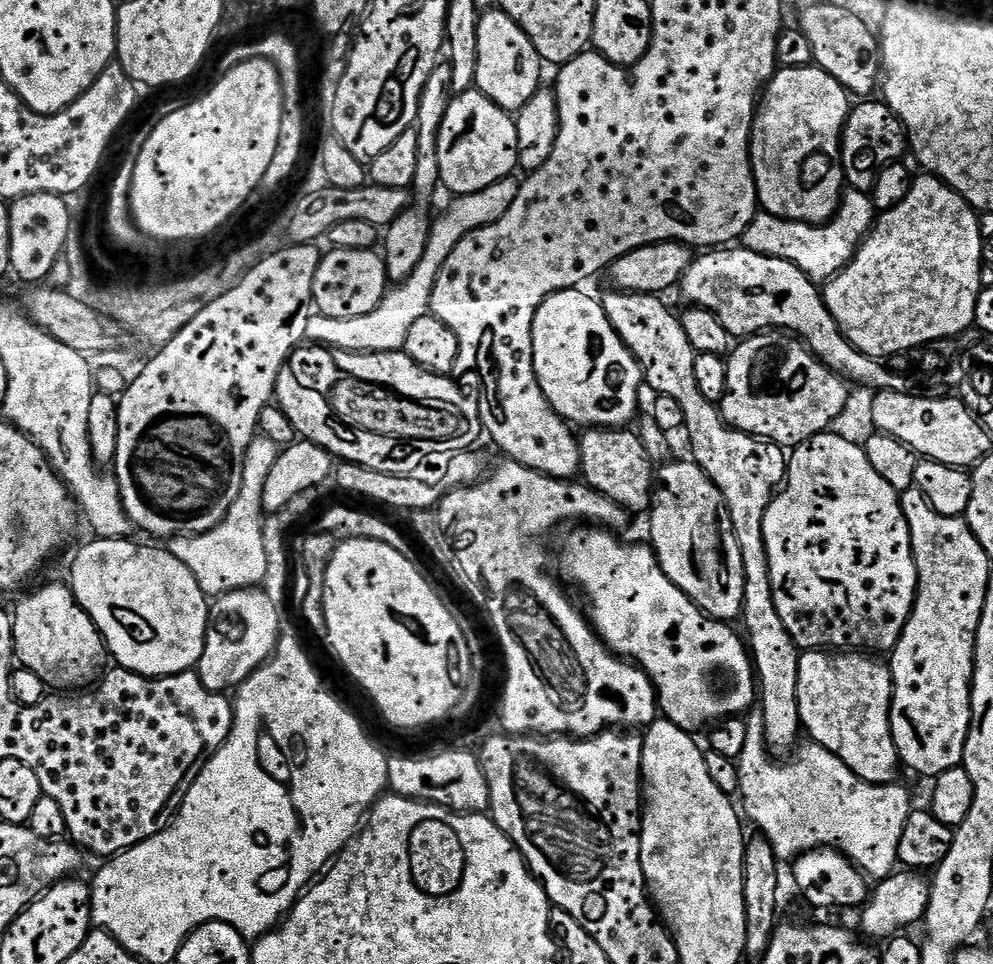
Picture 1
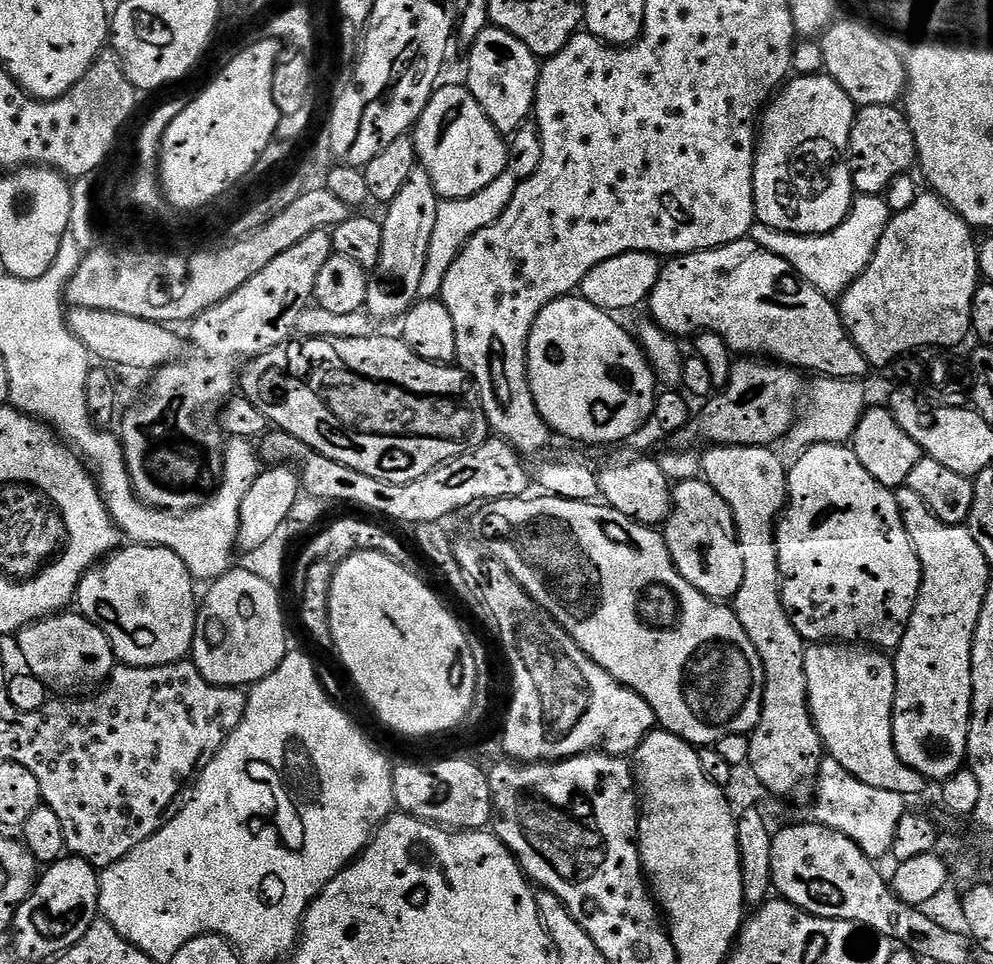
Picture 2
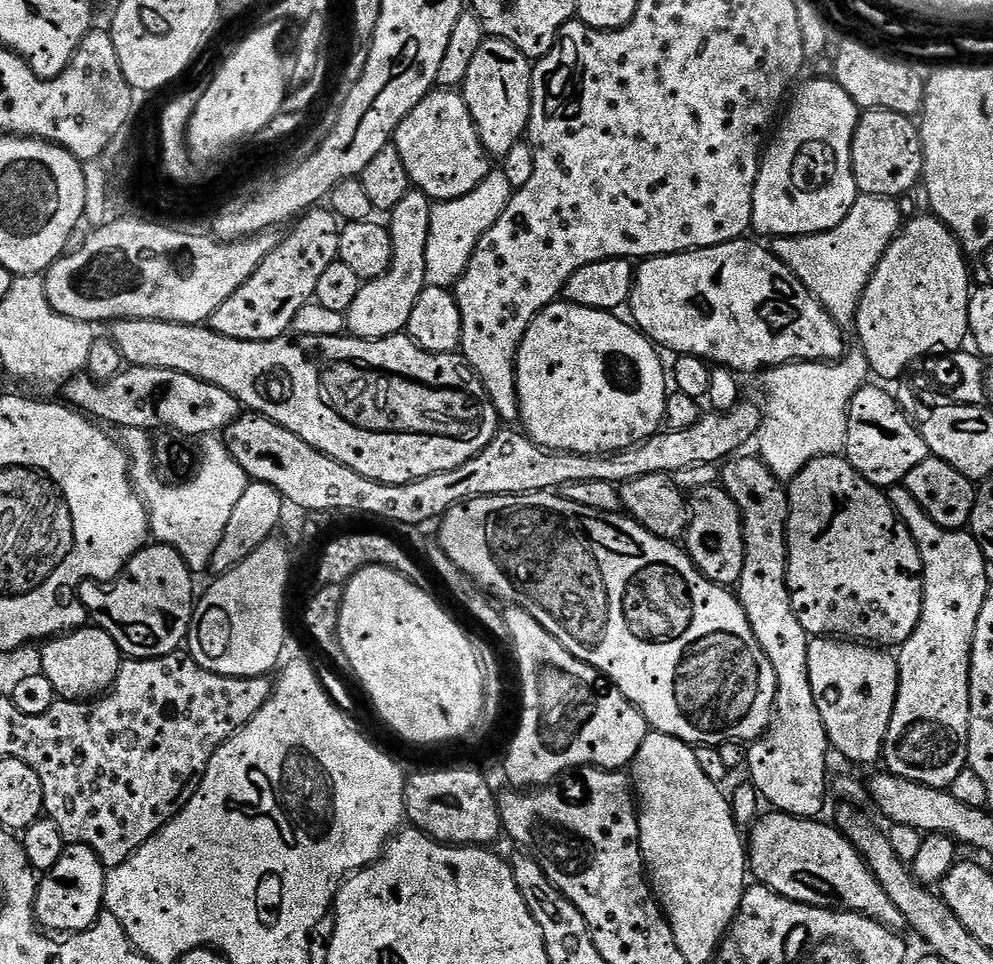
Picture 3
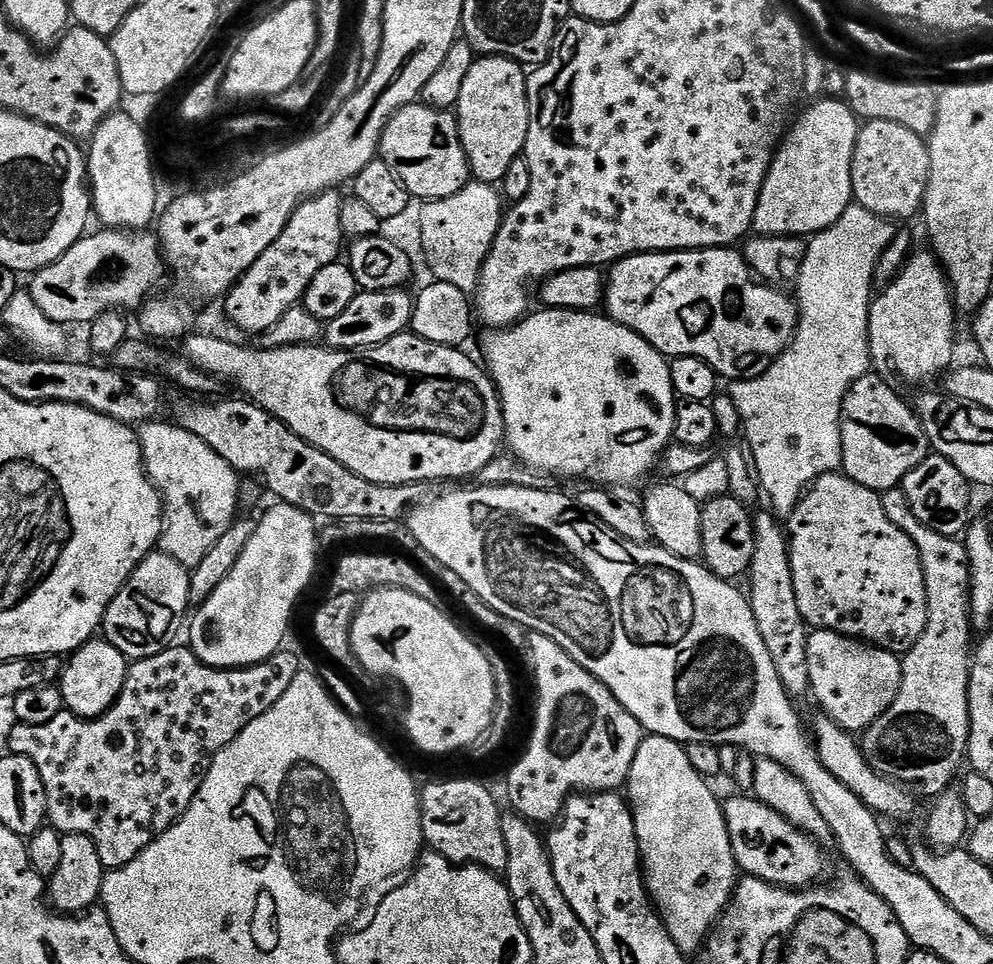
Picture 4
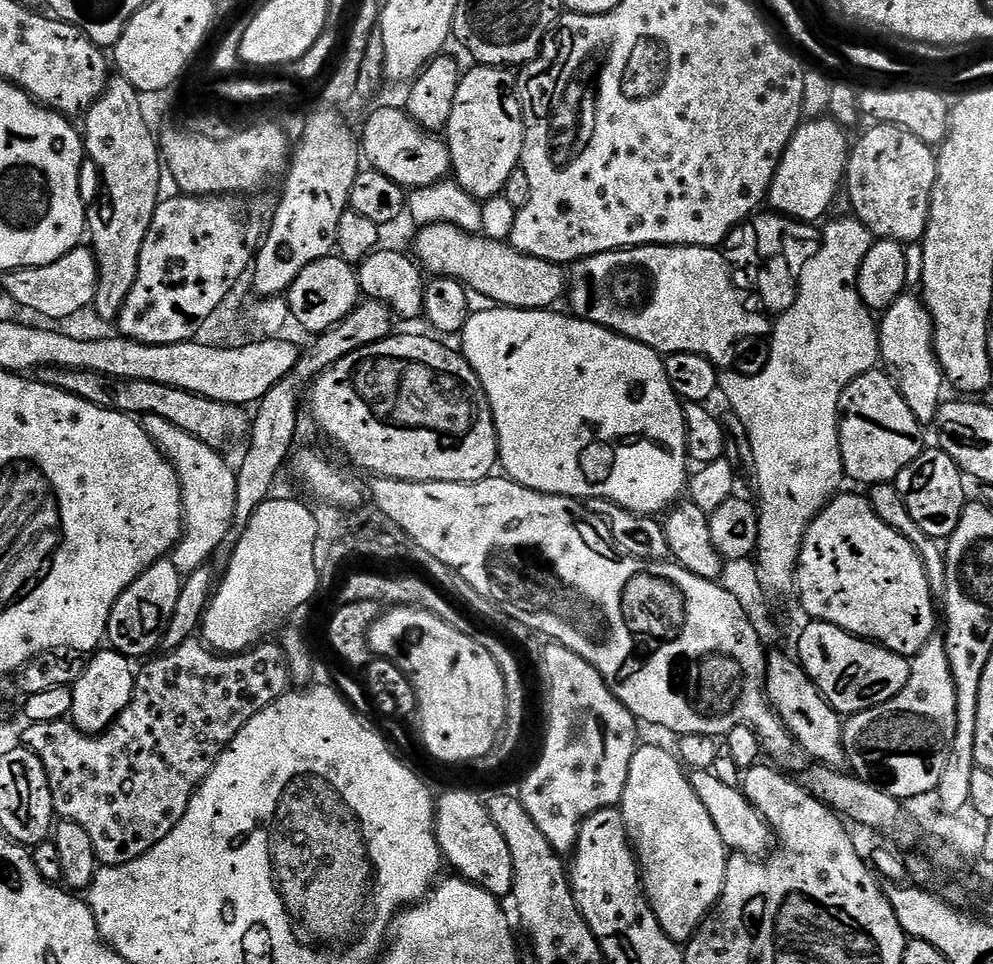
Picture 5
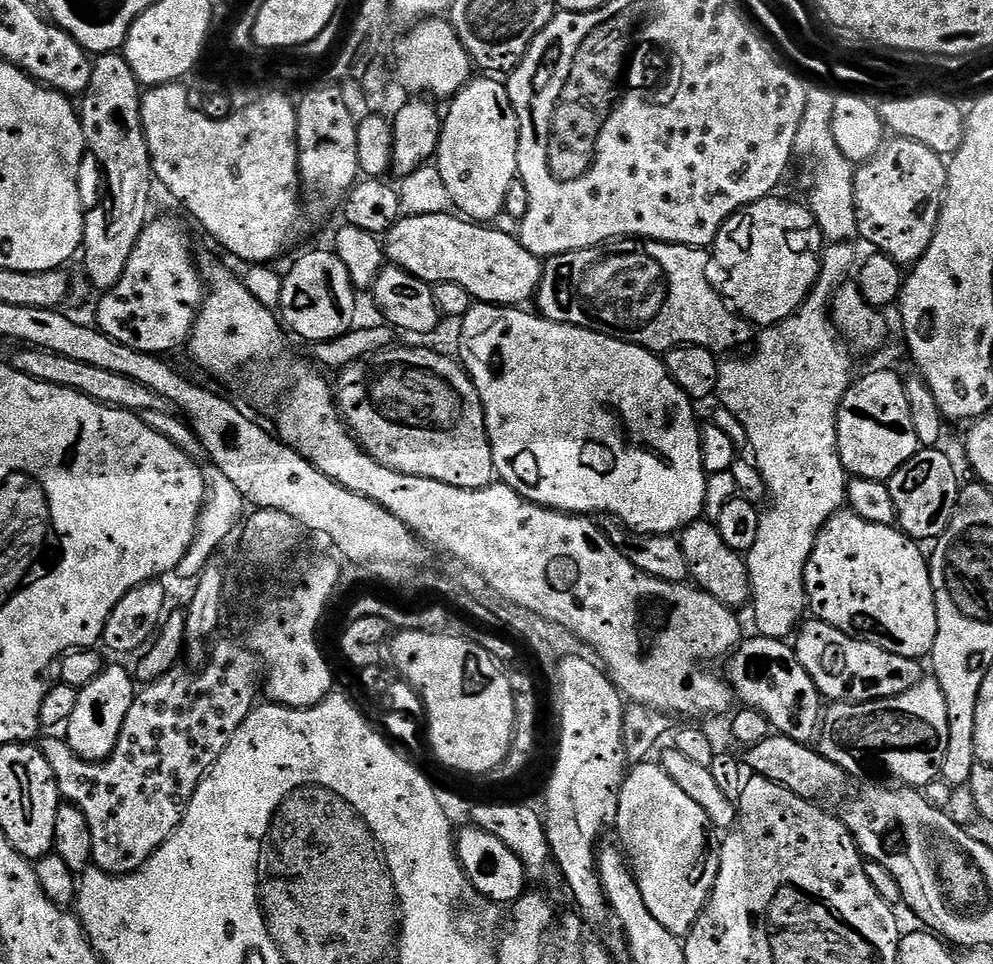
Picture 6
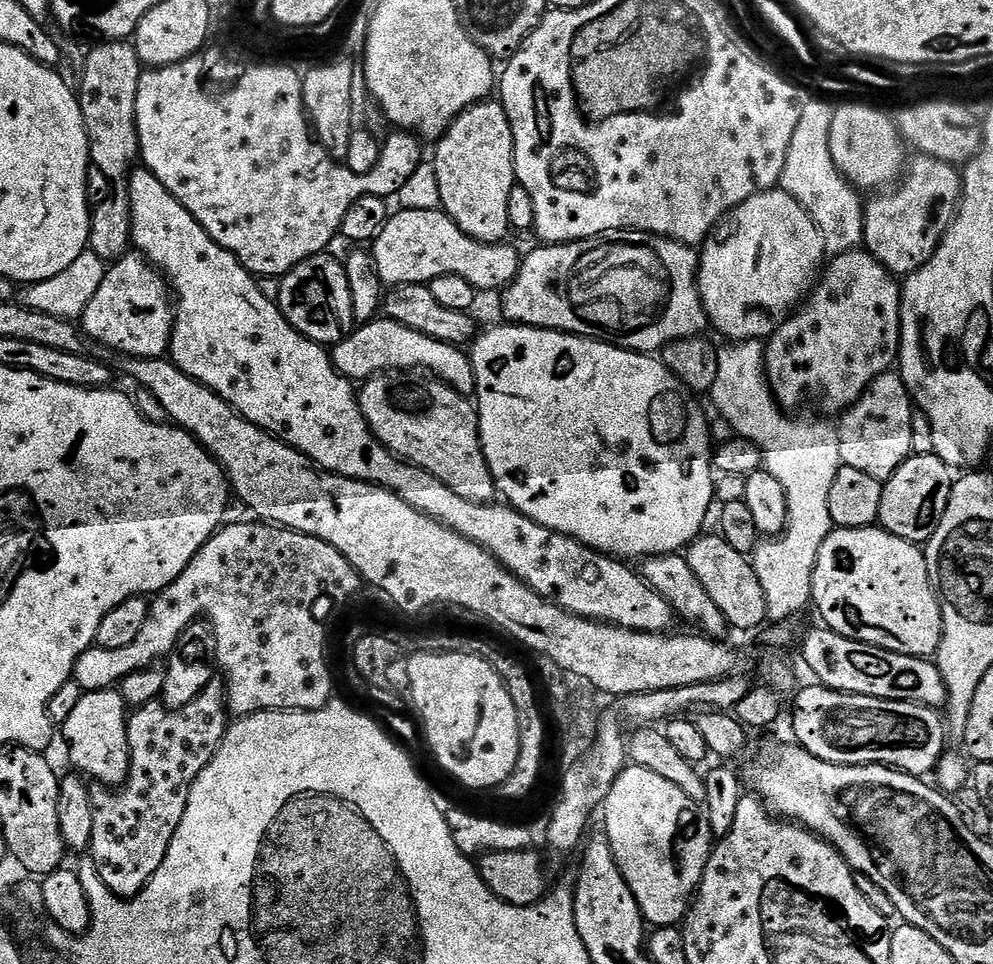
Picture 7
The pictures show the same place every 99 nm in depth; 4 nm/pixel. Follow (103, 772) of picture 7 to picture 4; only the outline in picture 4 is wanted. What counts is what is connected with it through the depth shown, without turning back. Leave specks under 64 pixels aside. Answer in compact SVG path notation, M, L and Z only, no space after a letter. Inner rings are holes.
M93 638L71 653L69 660L72 661L63 665L58 681L65 709L84 720L94 720L111 710L112 703L119 698L128 681L128 657L123 656L108 639Z

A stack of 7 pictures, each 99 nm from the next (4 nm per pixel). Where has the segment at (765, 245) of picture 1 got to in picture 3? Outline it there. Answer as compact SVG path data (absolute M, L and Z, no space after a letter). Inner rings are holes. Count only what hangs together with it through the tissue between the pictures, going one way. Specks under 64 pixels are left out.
M857 195L850 214L846 214L838 226L813 236L773 239L770 250L811 291L820 288L820 292L812 292L814 298L837 324L851 325L856 319L856 311L868 281L901 230L900 208L896 204L899 203L887 196ZM836 276L848 276L848 280L836 280ZM856 276L864 276L865 280L856 280ZM824 288L828 288L828 292L824 292Z

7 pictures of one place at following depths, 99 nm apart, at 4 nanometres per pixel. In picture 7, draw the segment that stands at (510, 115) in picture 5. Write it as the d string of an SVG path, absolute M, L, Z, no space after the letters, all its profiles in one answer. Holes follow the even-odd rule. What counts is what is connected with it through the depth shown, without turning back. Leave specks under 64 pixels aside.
M489 98L466 109L435 148L440 208L470 238L483 244L501 243L510 232L506 214L510 190L517 187L514 141L504 105Z

